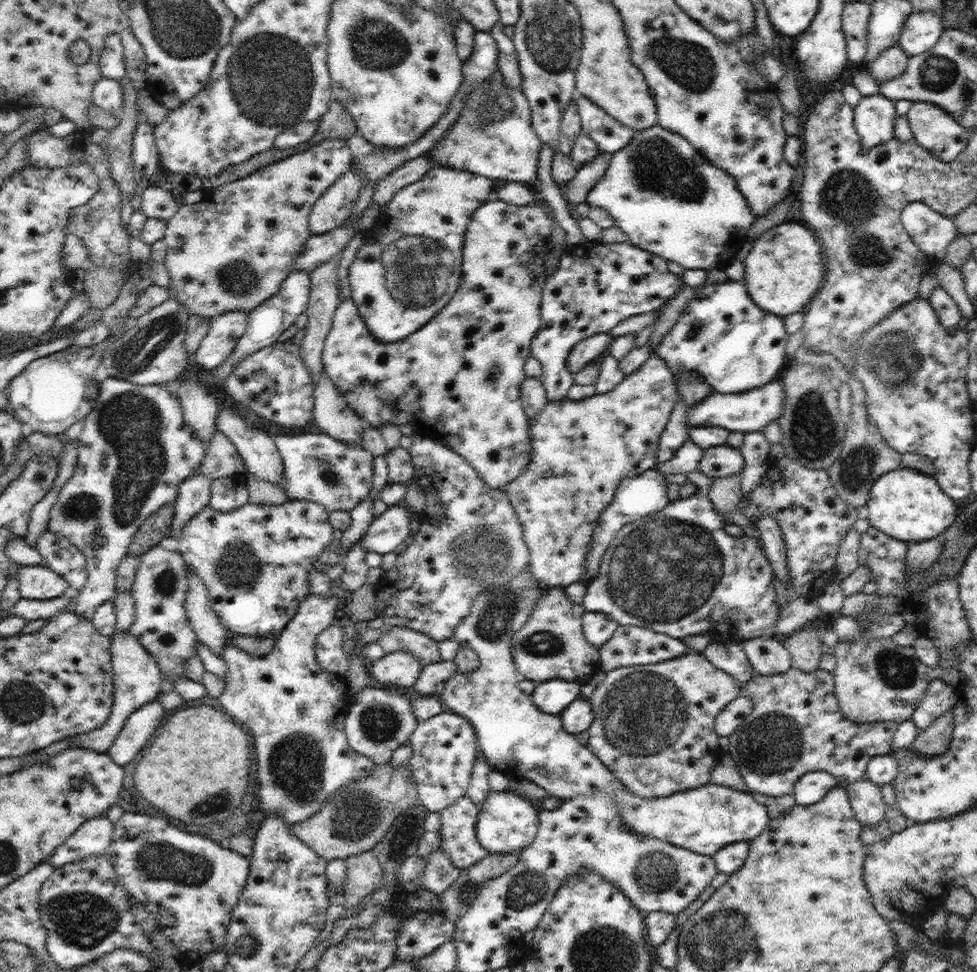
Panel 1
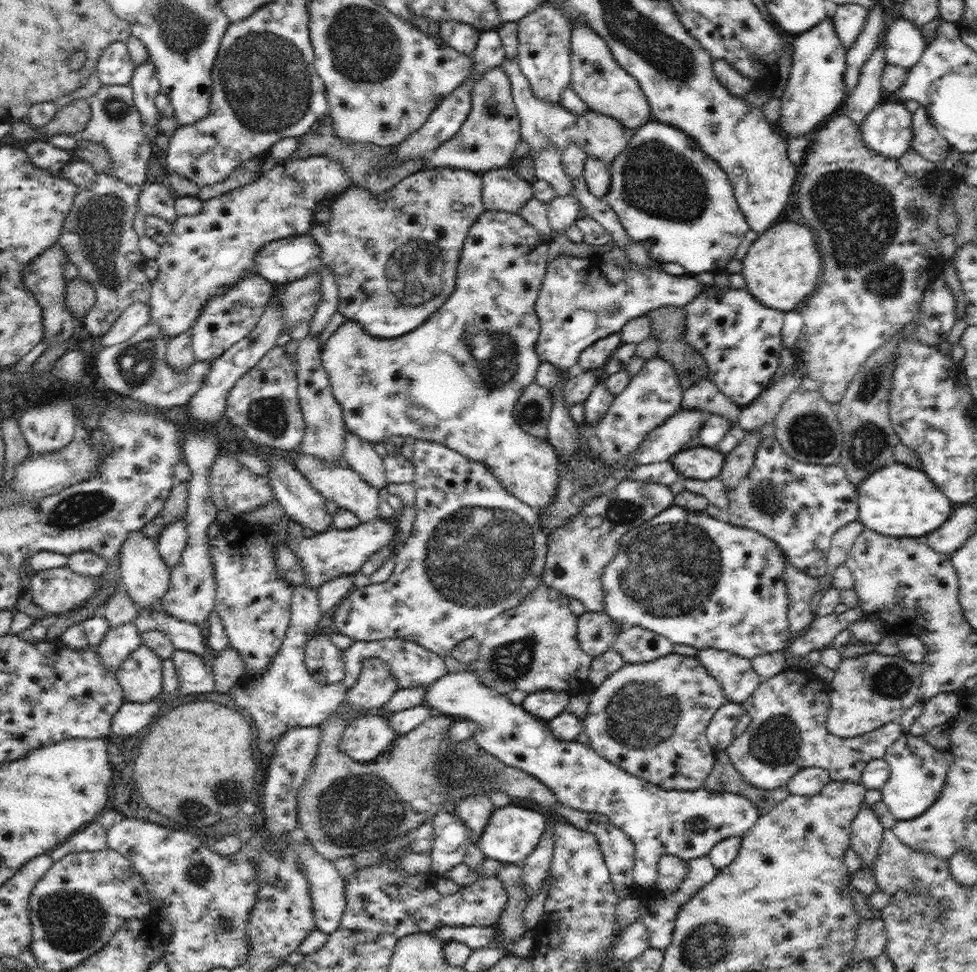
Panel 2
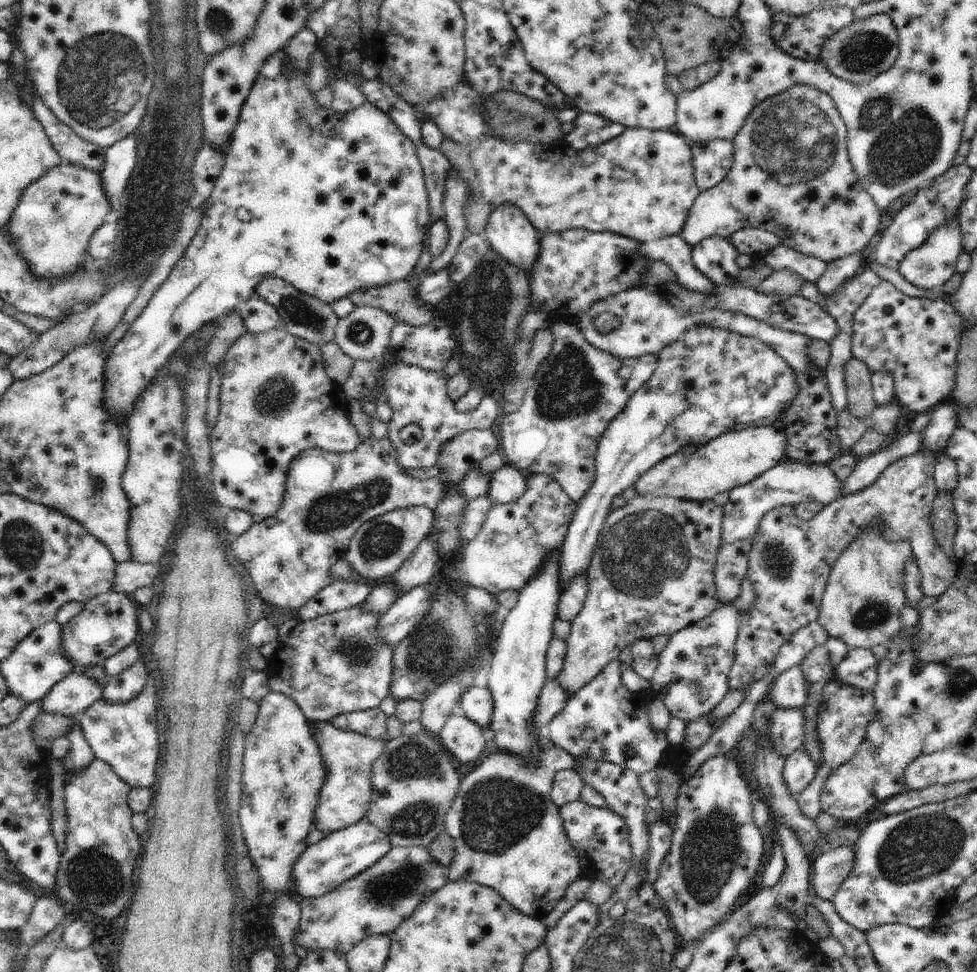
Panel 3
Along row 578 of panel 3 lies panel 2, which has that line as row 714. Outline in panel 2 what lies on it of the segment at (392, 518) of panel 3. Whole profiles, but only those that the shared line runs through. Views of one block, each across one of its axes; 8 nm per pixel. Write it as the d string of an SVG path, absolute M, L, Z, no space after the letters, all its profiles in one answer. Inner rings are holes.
M368 710L364 716L343 730L342 753L358 763L373 761L380 752L387 752L398 734L387 722L387 712Z

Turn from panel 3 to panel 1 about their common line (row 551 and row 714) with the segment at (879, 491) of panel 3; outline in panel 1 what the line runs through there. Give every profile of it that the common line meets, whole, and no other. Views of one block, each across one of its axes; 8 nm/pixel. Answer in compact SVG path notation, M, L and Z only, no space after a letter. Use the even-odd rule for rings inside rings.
M792 667L777 676L755 674L741 688L742 695L752 699L753 710L729 736L728 754L753 794L772 797L793 794L793 786L798 779L805 773L814 771L829 772L836 777L838 786L848 785L865 778L867 764L874 756L891 754L891 743L899 723L895 720L856 723L844 716L834 691L832 673L822 668L803 672ZM934 678L924 692L924 697L916 705L910 719L918 730L926 729L947 710L954 708L959 700L960 694L957 693L956 688L940 678Z

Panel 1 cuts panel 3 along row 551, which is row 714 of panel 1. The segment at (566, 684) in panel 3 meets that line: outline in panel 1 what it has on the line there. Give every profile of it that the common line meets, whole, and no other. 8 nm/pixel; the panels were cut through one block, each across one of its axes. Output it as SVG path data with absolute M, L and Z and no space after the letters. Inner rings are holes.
M702 653L656 664L622 666L606 673L605 680L590 698L594 720L588 730L587 748L600 762L640 798L666 798L709 783L712 768L723 753L714 730L716 717L726 705L742 695L741 686Z

